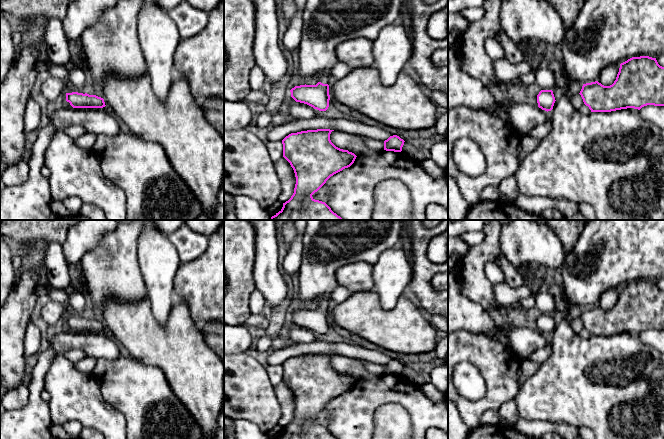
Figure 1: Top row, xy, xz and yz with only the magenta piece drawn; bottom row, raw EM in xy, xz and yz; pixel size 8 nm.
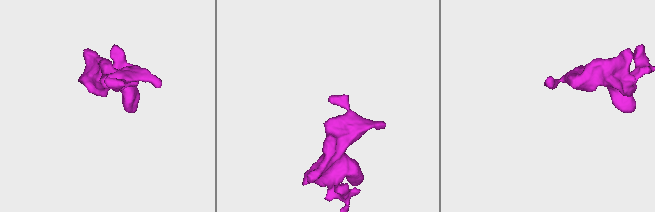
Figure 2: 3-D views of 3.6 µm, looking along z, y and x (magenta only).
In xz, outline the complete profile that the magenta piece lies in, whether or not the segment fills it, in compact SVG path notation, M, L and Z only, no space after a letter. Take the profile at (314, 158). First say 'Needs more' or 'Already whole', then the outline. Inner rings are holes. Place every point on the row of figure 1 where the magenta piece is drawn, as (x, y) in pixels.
Already whole. M301 131L282 140L283 157L294 170L296 184L291 198L271 220L343 220L325 202L312 197L331 176L350 167L357 157L331 142L332 131Z

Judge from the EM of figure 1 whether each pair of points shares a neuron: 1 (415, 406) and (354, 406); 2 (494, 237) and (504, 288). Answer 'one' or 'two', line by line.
1: one
2: two

